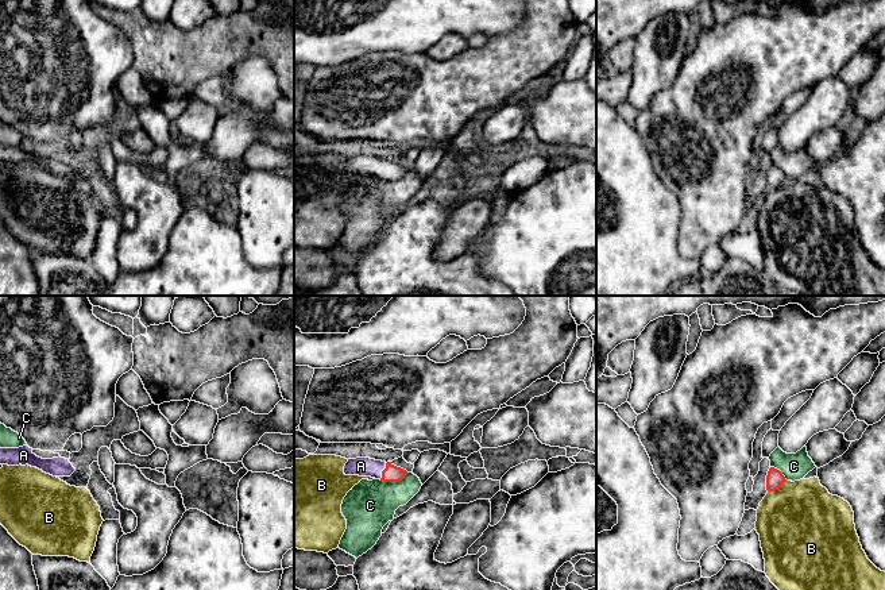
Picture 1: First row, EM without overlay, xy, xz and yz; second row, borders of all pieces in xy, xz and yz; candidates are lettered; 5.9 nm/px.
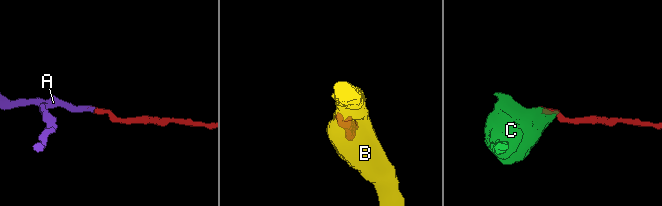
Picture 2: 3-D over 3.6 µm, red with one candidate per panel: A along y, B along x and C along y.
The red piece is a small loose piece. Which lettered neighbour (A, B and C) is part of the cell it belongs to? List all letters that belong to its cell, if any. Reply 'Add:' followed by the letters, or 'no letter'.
Add: A

